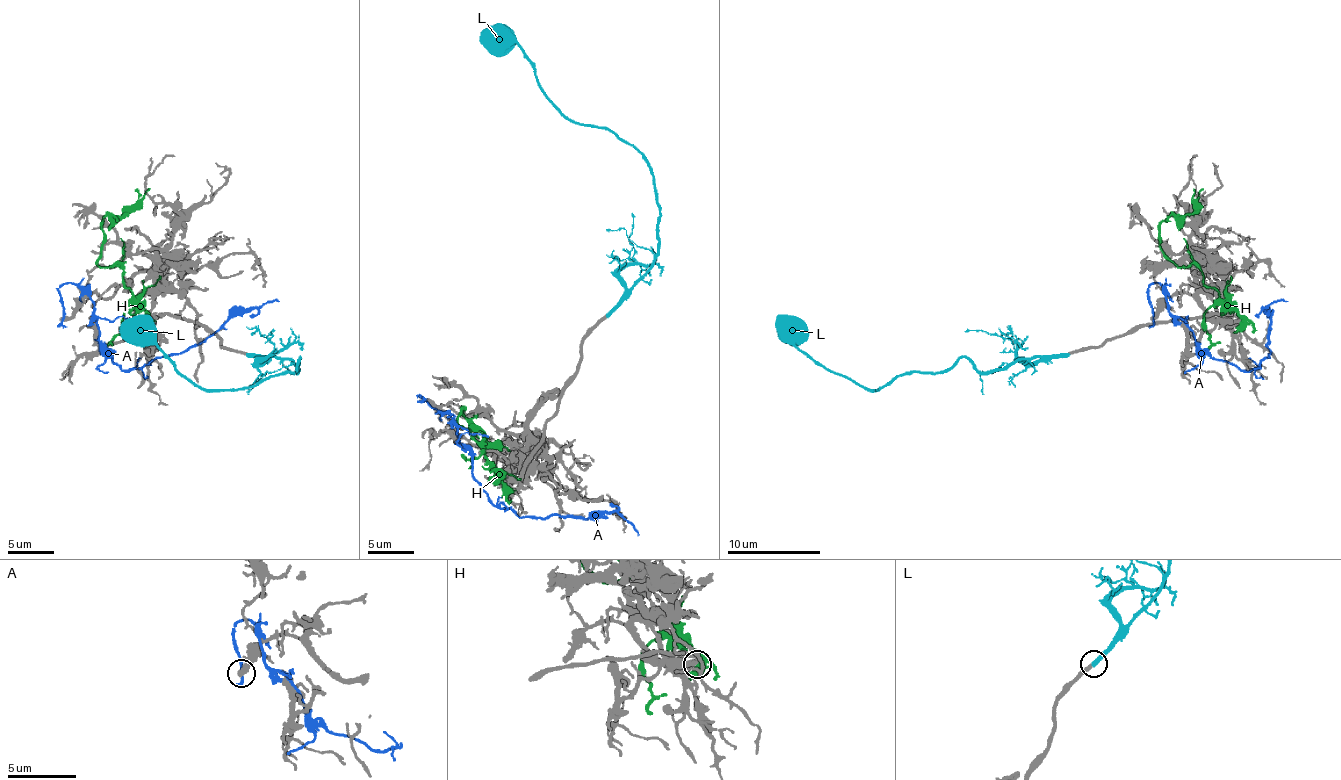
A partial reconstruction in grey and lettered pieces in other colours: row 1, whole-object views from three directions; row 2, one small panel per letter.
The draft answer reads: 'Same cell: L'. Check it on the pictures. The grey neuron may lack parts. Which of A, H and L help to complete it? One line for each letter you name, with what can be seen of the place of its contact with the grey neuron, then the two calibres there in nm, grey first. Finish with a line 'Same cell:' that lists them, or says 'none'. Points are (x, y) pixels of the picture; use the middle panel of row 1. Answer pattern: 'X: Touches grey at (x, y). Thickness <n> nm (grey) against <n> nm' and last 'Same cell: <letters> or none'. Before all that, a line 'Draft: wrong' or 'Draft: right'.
Draft: wrong
Same cell: none

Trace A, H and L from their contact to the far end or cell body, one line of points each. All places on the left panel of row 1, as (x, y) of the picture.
A: (63, 318), (59, 290), (75, 283), (89, 297), (98, 339), (131, 371), (198, 346), (245, 311), (279, 302)
H: (147, 322), (124, 271), (101, 267), (98, 255), (103, 220), (124, 213), (149, 188)
L: (247, 355), (286, 357), (298, 371), (300, 357), (296, 371), (247, 387), (205, 390), (124, 320)

